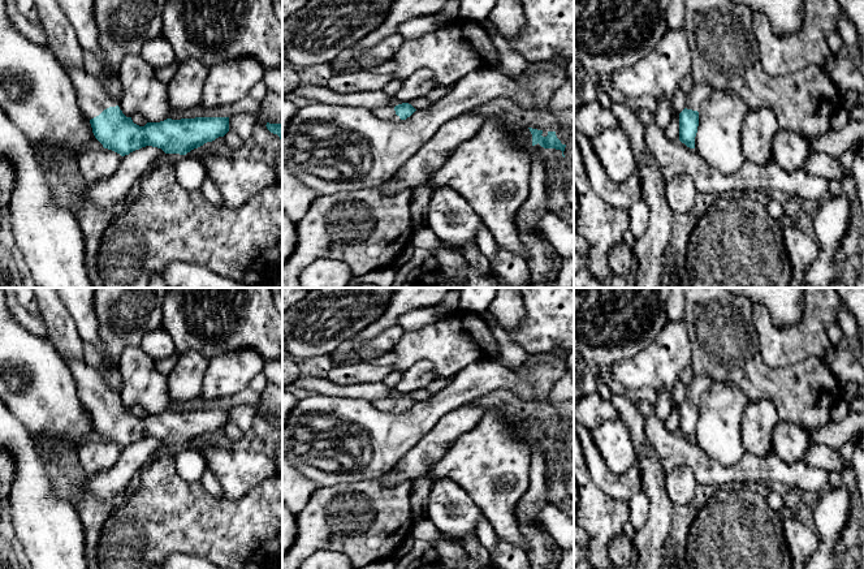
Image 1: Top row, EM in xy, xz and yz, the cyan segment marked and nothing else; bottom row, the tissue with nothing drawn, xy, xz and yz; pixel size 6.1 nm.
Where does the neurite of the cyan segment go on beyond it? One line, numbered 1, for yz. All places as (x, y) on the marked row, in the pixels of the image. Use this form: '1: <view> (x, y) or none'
1: yz (699, 93)

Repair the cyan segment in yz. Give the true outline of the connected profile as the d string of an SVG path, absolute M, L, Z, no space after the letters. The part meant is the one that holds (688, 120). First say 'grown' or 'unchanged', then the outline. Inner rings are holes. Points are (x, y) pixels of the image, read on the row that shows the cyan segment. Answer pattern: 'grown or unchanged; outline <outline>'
grown; outline M694 82L687 94L686 108L679 113L679 141L690 148L695 148L700 105L712 92L713 89L709 85Z

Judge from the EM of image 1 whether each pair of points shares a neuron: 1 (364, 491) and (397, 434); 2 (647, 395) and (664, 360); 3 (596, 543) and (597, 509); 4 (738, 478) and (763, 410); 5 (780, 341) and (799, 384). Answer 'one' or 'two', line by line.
1: two
2: two
3: one
4: two
5: two

